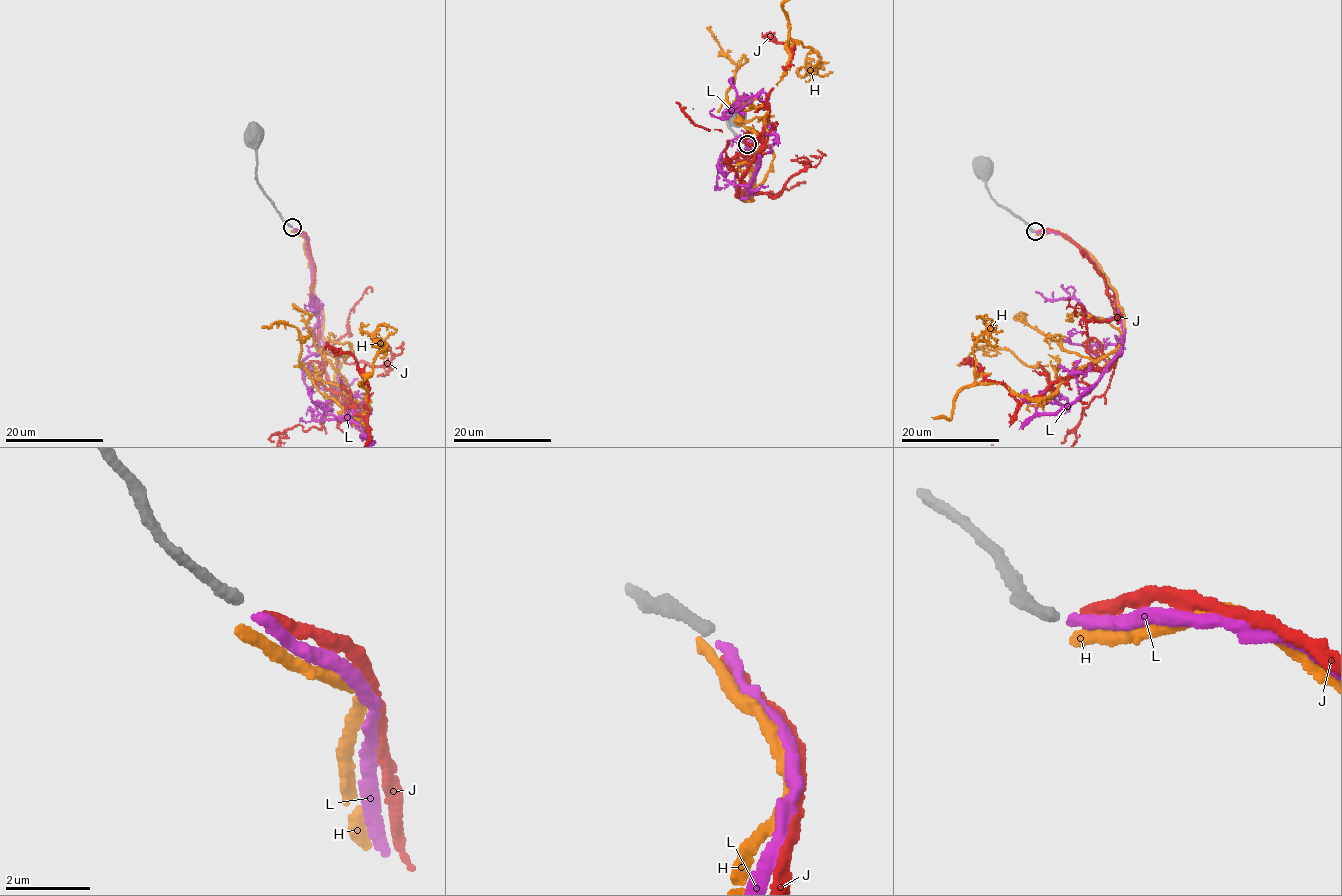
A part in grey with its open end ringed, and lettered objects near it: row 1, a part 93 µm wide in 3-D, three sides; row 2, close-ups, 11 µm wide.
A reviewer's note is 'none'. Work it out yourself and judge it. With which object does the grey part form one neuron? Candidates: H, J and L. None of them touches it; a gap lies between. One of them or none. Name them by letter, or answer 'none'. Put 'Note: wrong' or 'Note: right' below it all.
L
Note: wrong

